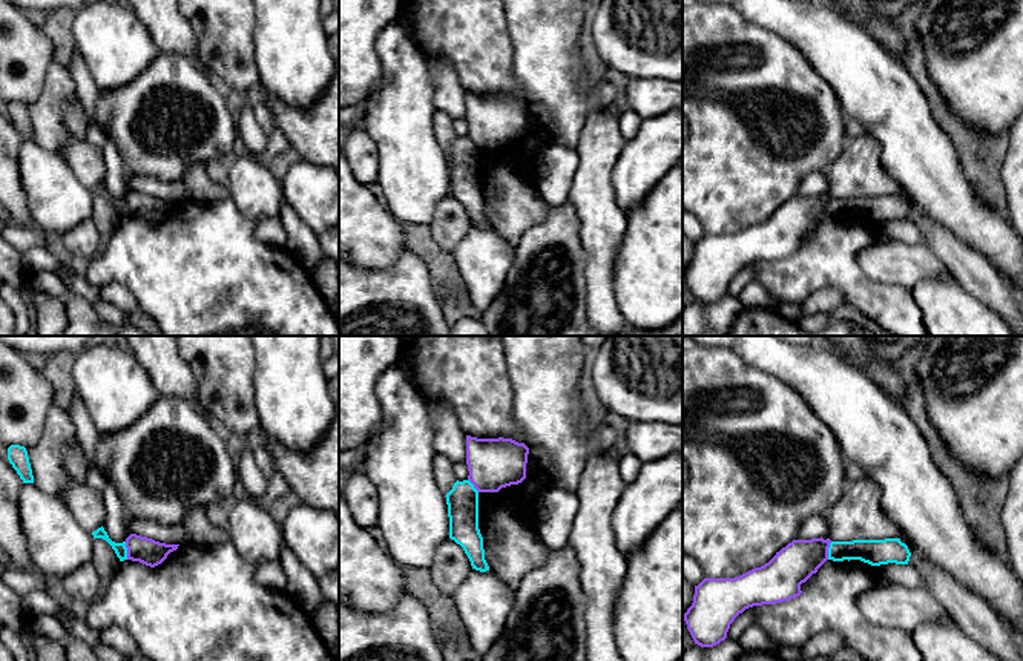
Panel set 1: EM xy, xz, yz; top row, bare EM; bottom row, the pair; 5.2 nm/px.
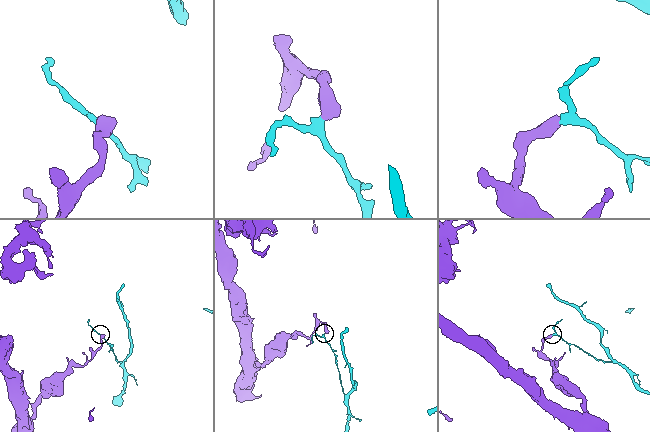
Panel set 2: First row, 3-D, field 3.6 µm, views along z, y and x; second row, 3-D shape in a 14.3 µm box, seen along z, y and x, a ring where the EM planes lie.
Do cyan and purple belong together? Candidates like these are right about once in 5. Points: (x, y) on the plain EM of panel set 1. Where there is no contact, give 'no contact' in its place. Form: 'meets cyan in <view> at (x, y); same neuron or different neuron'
meets cyan in xy at (126, 207); different neuron

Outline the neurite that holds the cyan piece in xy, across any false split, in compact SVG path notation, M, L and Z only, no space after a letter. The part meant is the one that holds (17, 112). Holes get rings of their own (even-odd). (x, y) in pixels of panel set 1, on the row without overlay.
M11 101L8 104L8 117L20 132L23 140L34 140L32 126L31 126L28 107L25 103Z

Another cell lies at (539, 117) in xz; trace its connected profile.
M540 103L529 104L526 133L534 133L543 130L544 127L549 127L555 133L555 129L551 126L551 117L548 109Z

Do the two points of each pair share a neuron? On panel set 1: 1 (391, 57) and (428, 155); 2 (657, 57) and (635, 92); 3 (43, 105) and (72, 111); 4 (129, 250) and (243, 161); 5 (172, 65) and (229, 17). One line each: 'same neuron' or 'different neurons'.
1: same neuron
2: different neurons
3: different neurons
4: different neurons
5: different neurons

